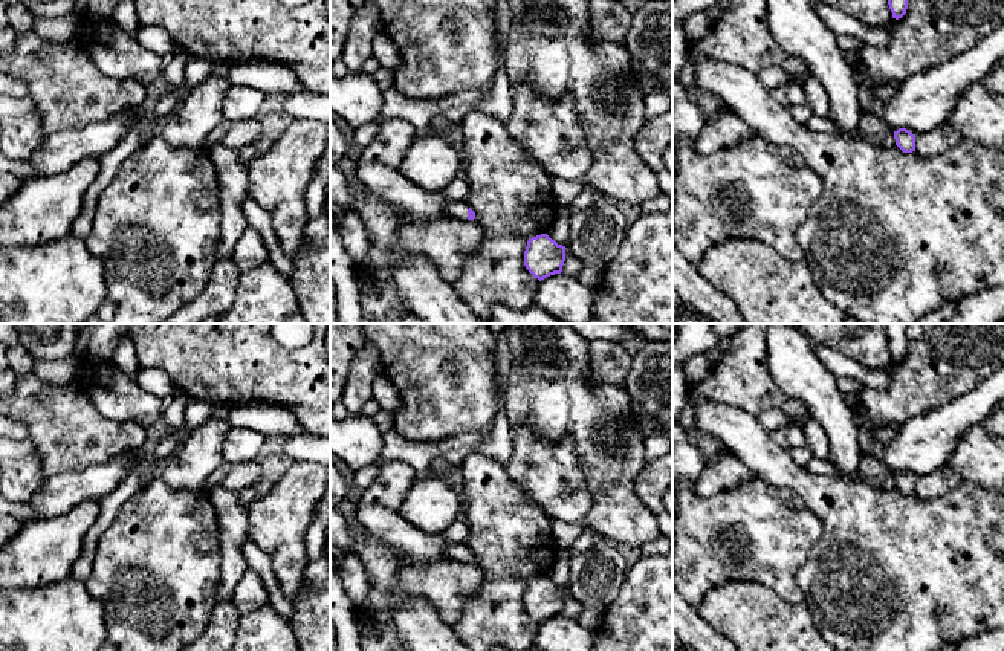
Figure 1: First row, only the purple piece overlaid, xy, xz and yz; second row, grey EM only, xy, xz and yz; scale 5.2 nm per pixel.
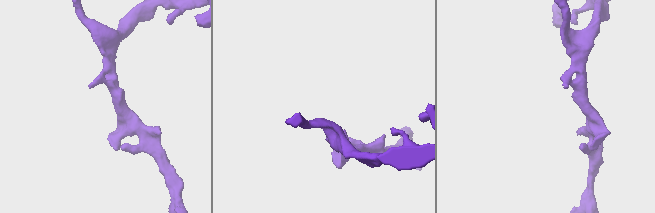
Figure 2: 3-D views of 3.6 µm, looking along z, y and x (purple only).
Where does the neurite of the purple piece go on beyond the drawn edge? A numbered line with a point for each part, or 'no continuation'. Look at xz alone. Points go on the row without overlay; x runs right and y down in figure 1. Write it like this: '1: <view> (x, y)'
1: xz (456, 552)

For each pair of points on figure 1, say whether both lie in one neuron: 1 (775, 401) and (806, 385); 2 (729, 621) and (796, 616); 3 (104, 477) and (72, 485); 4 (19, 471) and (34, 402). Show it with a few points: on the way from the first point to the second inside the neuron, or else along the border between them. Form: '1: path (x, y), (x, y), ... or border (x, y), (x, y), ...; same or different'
1: border (766, 364), (775, 384), (809, 411); different
2: path (746, 621), (780, 621); same
3: path (97, 482), (93, 485), (80, 485); same
4: border (28, 437), (42, 472); different

